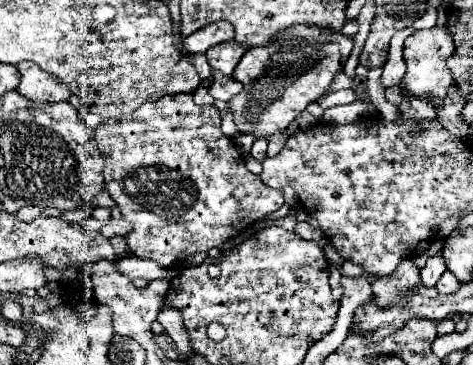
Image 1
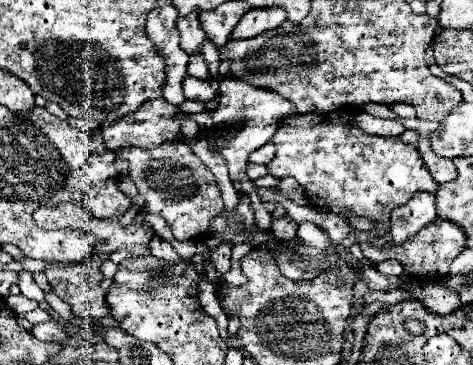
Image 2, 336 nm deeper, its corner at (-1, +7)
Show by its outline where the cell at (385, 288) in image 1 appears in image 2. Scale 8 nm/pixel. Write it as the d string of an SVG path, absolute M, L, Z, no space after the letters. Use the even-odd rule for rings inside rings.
M417 192L407 204L391 212L391 242L403 244L437 216L435 196L431 192Z

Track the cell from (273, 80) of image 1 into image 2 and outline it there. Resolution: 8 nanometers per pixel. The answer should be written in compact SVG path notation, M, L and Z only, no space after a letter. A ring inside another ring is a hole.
M233 76L219 80L219 106L213 114L213 126L207 134L207 142L209 142L209 150L219 152L225 158L231 182L235 184L237 192L247 196L257 194L255 186L245 174L247 158L251 152L255 152L273 138L273 134L281 128L281 118L291 112L293 112L293 104L271 90L253 88L245 80Z

